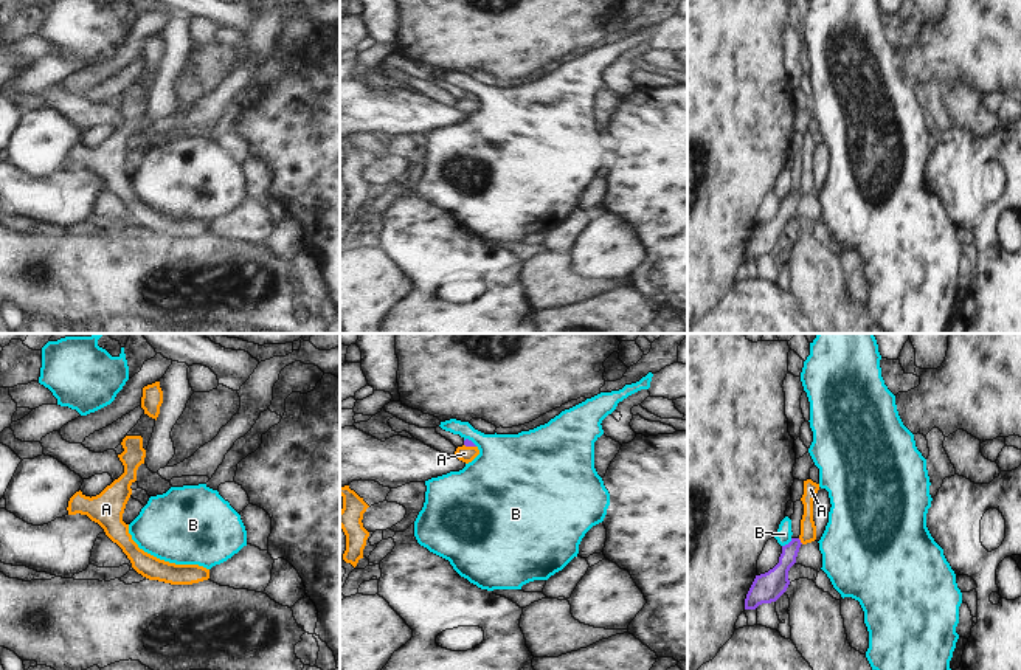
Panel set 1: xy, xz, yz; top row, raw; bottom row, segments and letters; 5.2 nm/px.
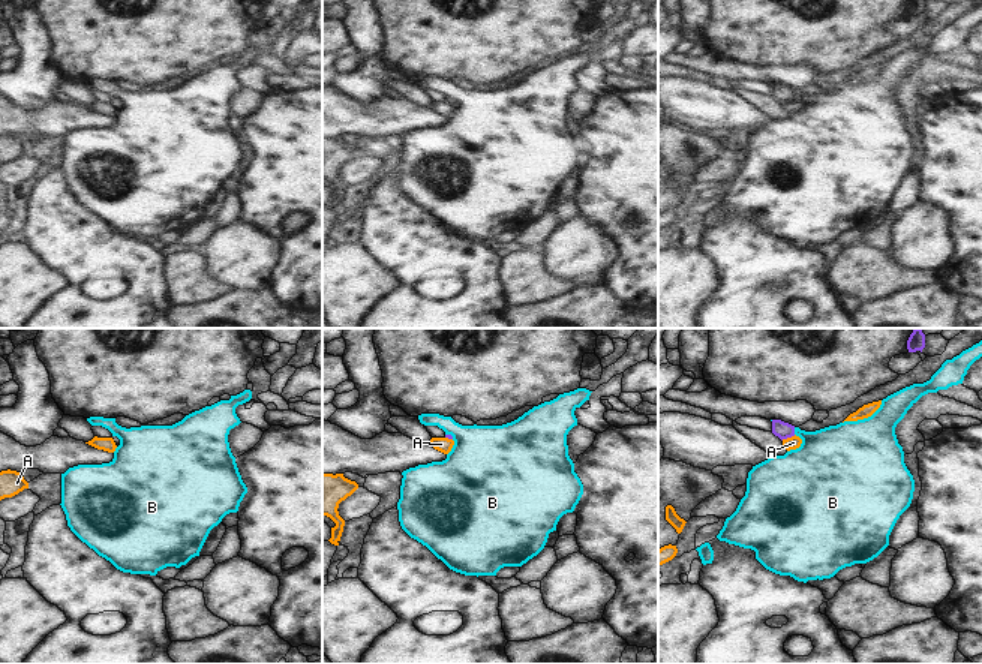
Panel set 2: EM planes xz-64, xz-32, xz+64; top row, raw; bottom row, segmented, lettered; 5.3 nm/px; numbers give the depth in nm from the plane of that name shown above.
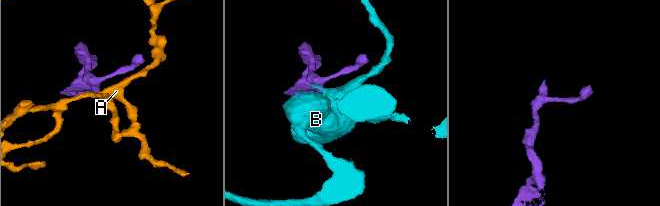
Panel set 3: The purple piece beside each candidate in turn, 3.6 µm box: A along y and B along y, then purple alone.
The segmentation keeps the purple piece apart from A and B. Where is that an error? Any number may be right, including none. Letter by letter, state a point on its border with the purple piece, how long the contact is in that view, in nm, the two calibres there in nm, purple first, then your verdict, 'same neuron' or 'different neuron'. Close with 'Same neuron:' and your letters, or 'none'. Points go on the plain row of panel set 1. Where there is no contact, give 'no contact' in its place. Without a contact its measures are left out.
A: meets purple in yz at (799, 194); contact 40 nm long; 140 nm thick on the purple side, 80 nm on the other; different neuron
B: meets purple in yz at (789, 196); contact 70 nm long; 150 nm thick on the purple side, 80 nm on the other; different neuron
Same neuron: none

